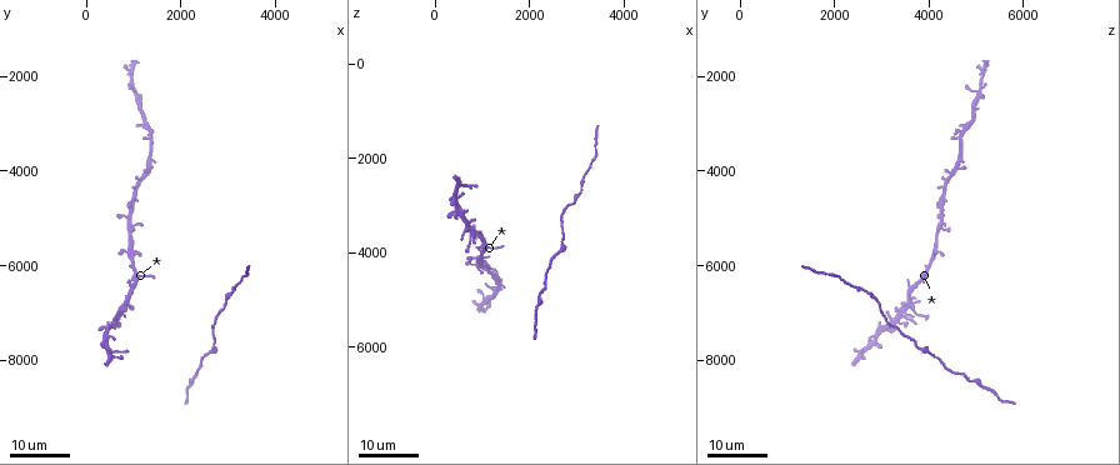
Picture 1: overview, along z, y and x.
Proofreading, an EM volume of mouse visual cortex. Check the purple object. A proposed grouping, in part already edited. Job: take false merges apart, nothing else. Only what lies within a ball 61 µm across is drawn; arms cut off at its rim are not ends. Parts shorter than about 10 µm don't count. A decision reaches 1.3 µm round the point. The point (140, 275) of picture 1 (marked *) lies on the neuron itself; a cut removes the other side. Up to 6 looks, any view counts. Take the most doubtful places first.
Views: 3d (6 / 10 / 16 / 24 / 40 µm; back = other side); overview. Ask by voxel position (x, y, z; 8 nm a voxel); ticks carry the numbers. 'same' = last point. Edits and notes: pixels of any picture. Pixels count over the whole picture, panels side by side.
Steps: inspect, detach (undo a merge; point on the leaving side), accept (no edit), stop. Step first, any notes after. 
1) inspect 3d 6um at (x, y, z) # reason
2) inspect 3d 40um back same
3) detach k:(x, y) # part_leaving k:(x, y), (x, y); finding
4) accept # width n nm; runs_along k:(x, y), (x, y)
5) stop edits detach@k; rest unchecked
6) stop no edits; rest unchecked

inspect 3d 24um at (3100, 6550, 2650) # a narrow waist

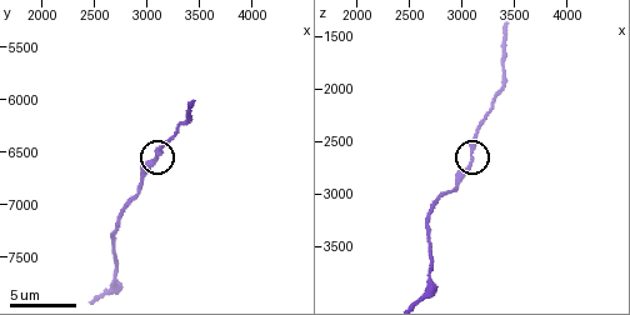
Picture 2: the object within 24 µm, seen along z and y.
inspect 3d 10um same # zoom in

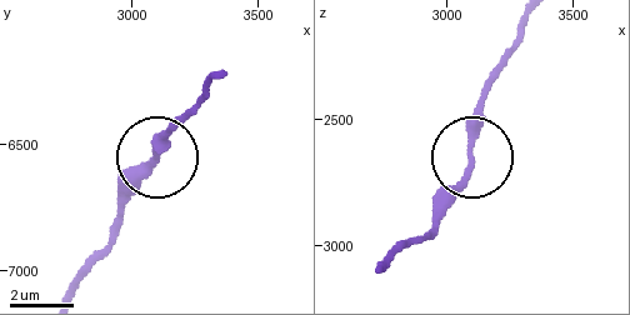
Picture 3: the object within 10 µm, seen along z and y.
accept # width 200 nm; one neuron here

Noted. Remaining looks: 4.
inspect 3d 10um at (2680, 7280, 3260)

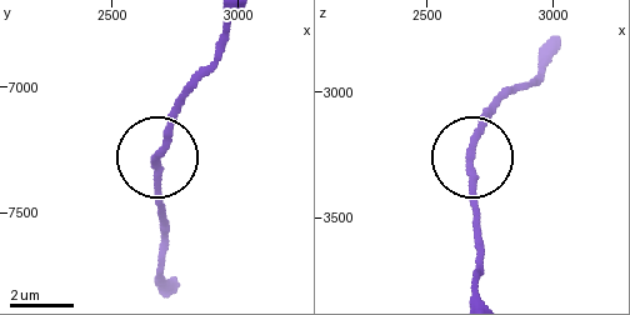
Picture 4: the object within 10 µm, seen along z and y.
accept # continuous, no second neuron

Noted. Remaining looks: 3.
inspect 3d 10um at (2700, 7720, 3760) # calibre changes

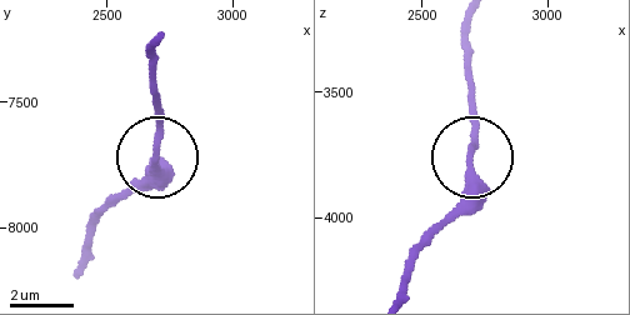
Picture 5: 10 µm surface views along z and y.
inspect 3d 10um back at (2690, 7730, 3760) # other side

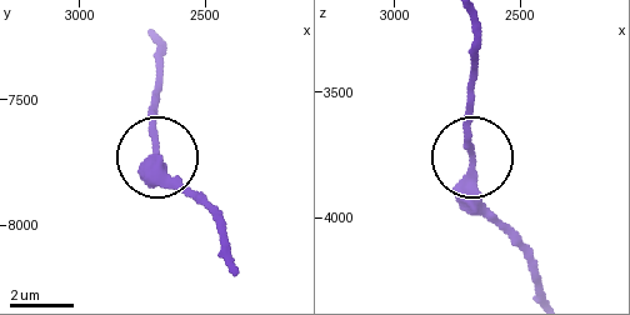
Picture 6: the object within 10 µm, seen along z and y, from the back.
accept # one neuron here

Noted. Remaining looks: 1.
stop no edits; rest unchecked

